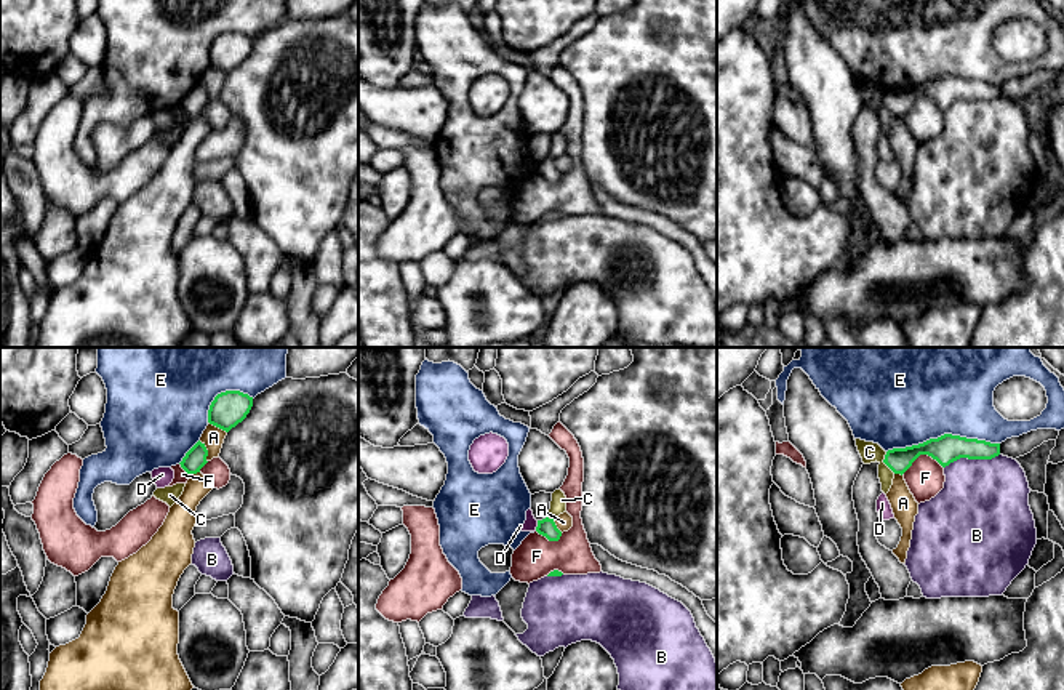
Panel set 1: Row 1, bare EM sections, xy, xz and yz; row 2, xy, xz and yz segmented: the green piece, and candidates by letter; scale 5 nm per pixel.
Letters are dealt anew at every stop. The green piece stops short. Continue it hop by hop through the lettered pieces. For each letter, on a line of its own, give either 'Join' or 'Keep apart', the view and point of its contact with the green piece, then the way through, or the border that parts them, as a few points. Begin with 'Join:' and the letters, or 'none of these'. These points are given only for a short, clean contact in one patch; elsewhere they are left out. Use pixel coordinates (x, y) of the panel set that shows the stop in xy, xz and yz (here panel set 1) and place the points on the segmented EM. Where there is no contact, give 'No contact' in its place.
Join: none of these
A: Keep apart. Touches green at xy (207, 452). Boundary: xy (199, 441), (207, 450), (207, 461)
B: Keep apart. Touches green at yz (972, 458). Boundary: yz (999, 453), (991, 458), (957, 458), (944, 468)
C: Keep apart. Touches green at yz (885, 463)
D: Keep apart. Touches green at xz (538, 525). Boundary: xz (538, 521), (535, 530)
E: Keep apart. Touches green at yz (944, 434)
F: Keep apart. Touches green at yz (922, 453). Boundary: yz (943, 466), (930, 457), (920, 455), (901, 474)

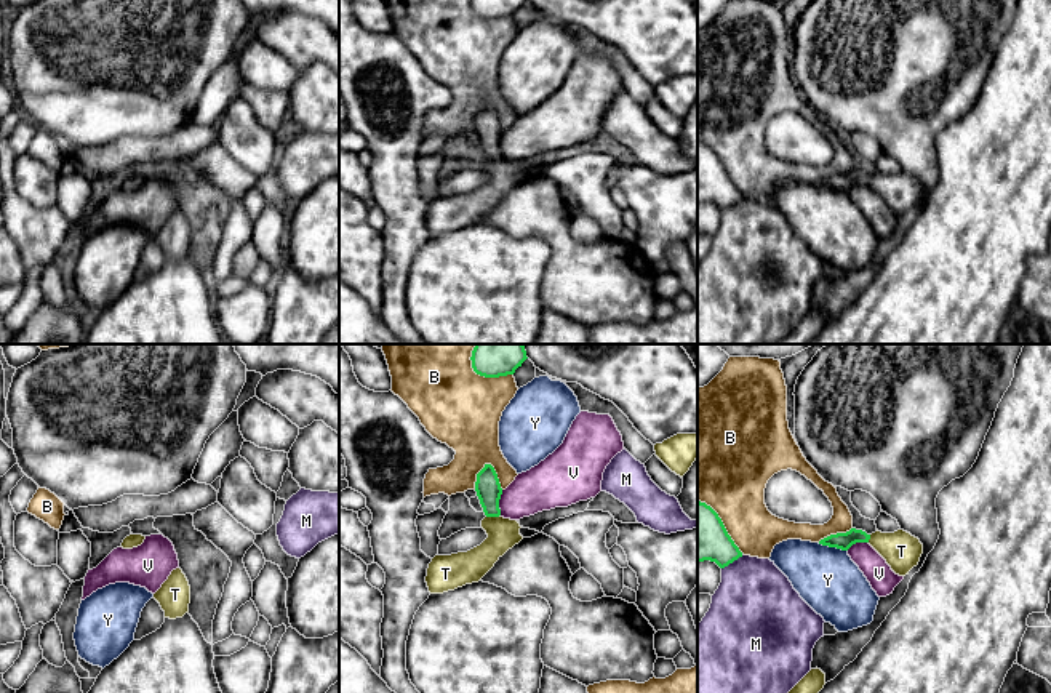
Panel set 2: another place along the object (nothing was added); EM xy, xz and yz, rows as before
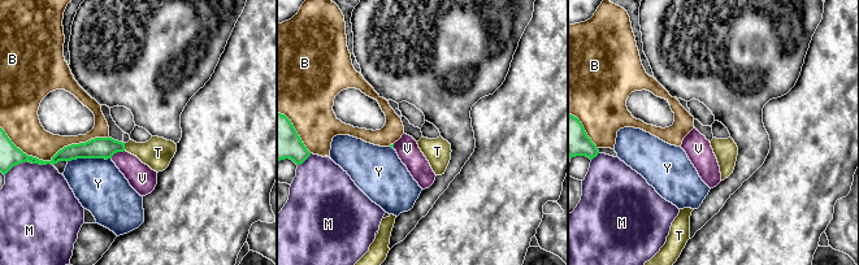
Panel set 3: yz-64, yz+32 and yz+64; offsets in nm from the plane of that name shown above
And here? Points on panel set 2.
Join: T
B: Keep apart. Touches green at xz (496, 474)
M: Keep apart. Touches green at yz (731, 562). Boundary: yz (743, 554), (722, 568)
T: Join. Touches green at xz (493, 516). Path across: xz (488, 488), (493, 516), (493, 524), (503, 533)
V: Keep apart. Touches green at xz (498, 503). Boundary: xz (503, 490), (499, 514)
Y: Keep apart. Touches green at yz (832, 546). Boundary: yz (818, 543), (847, 551)

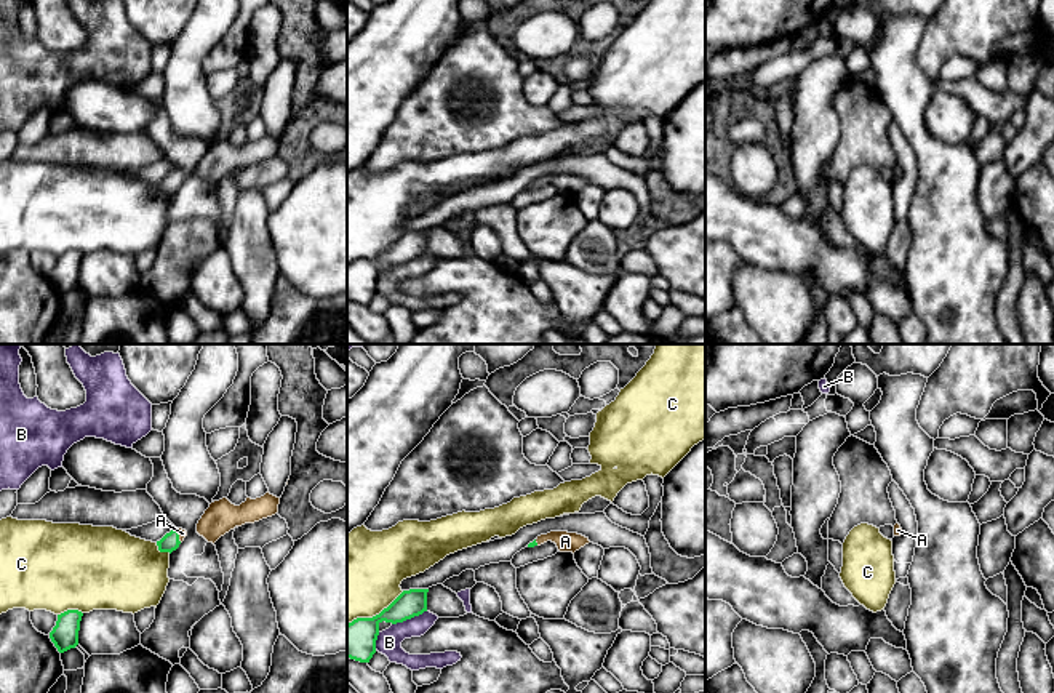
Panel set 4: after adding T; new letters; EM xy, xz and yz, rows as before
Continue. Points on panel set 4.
Join: A
A: Join. Touches green at xy (178, 535). Path across: xy (170, 541), (178, 535), (183, 533)
B: Keep apart. Touches green at xz (408, 618)
C: Keep apart. Touches green at xz (376, 615)

